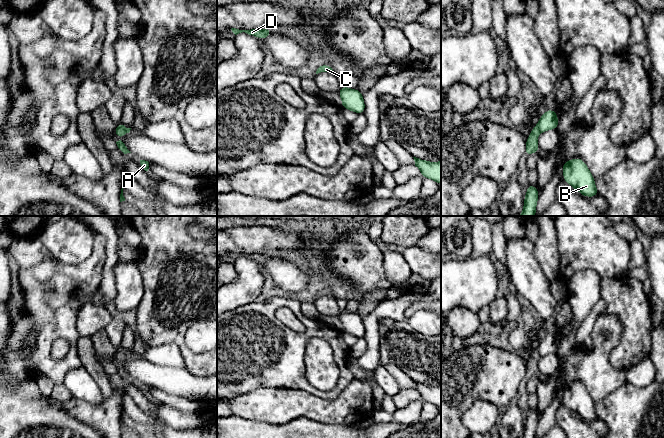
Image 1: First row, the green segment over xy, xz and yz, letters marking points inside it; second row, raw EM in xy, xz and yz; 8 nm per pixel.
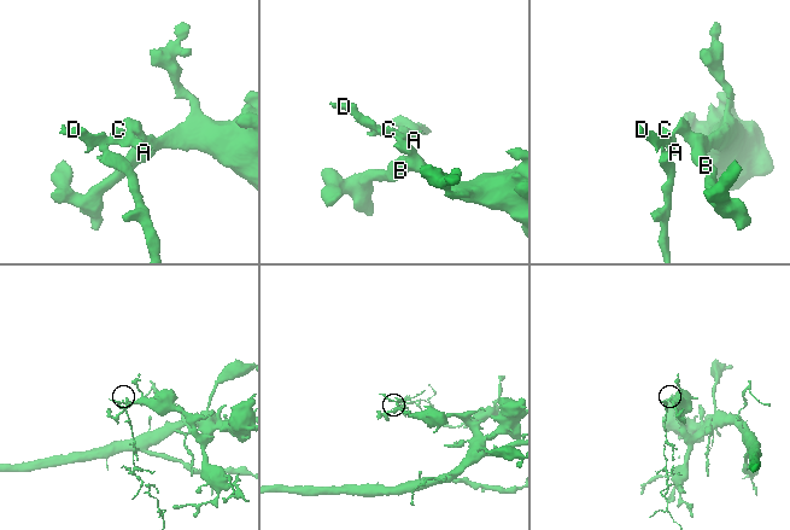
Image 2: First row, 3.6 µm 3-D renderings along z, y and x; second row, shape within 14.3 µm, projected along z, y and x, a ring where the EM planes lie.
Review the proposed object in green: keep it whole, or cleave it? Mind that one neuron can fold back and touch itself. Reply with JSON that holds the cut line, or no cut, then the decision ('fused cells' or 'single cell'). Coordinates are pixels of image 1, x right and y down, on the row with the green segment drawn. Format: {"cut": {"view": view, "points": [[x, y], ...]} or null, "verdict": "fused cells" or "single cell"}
{"cut": {"view": "yz", "points": [[536, 126], [540, 131]]}, "verdict": "fused cells"}

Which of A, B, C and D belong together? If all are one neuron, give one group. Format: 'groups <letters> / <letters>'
groups A C D / B

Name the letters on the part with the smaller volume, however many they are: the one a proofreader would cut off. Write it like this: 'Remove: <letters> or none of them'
Remove: A, C, D

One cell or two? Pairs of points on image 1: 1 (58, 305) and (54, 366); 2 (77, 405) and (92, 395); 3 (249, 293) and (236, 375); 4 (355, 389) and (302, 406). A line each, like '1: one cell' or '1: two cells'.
1: one cell
2: two cells
3: two cells
4: one cell

